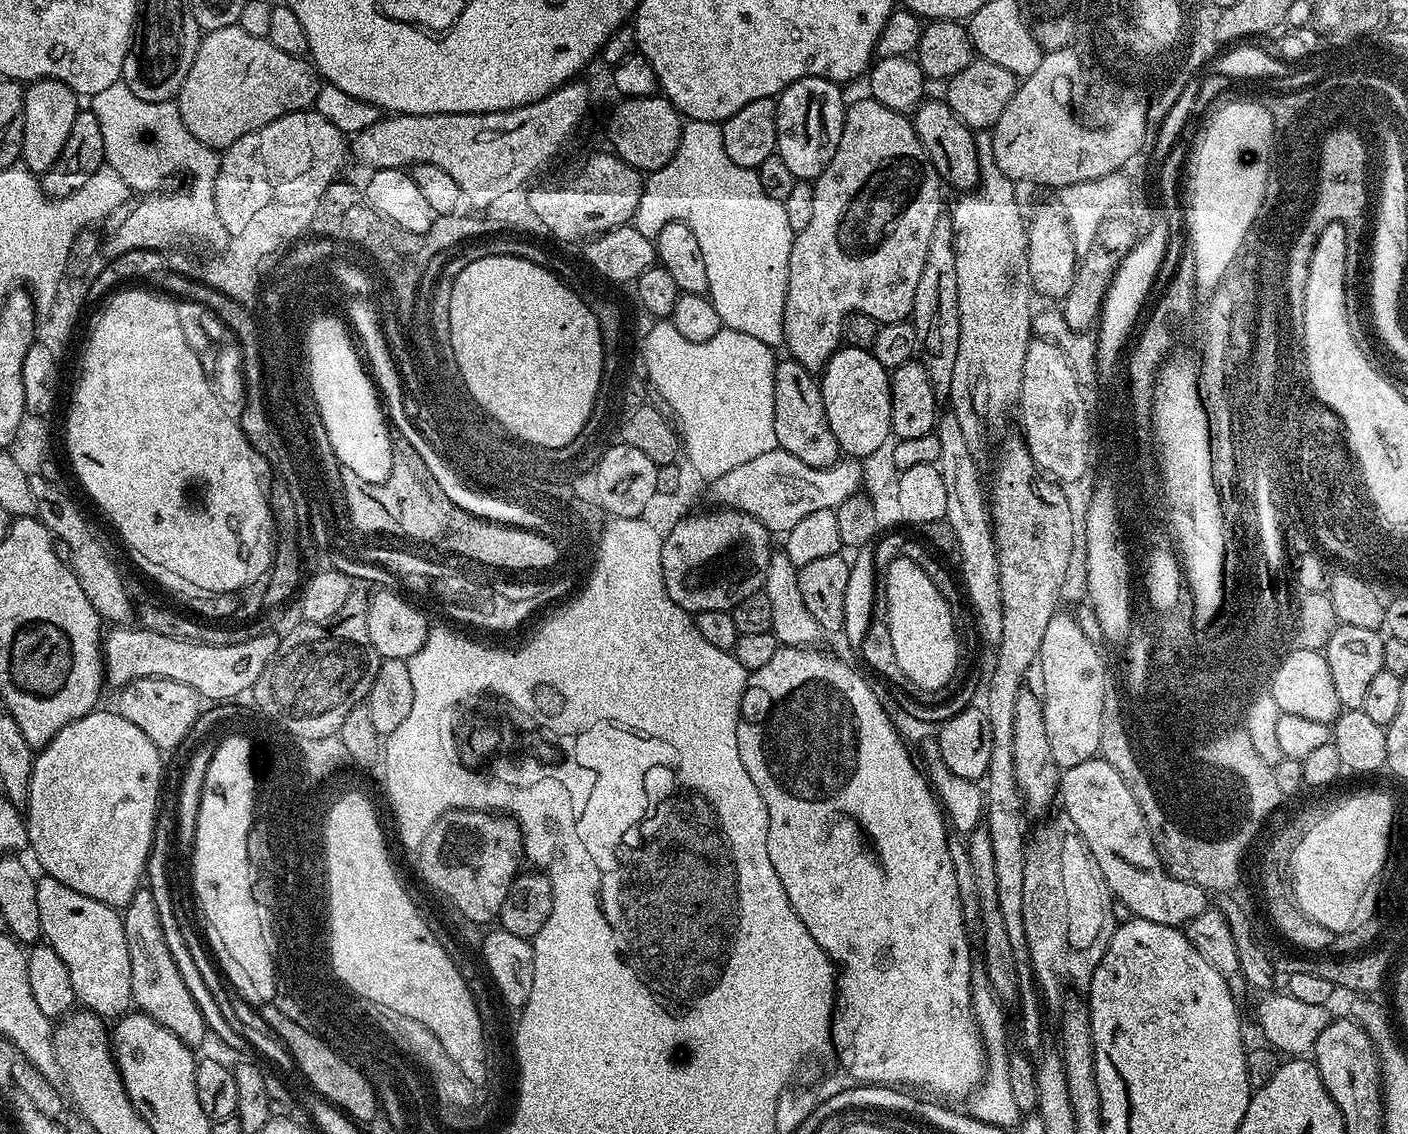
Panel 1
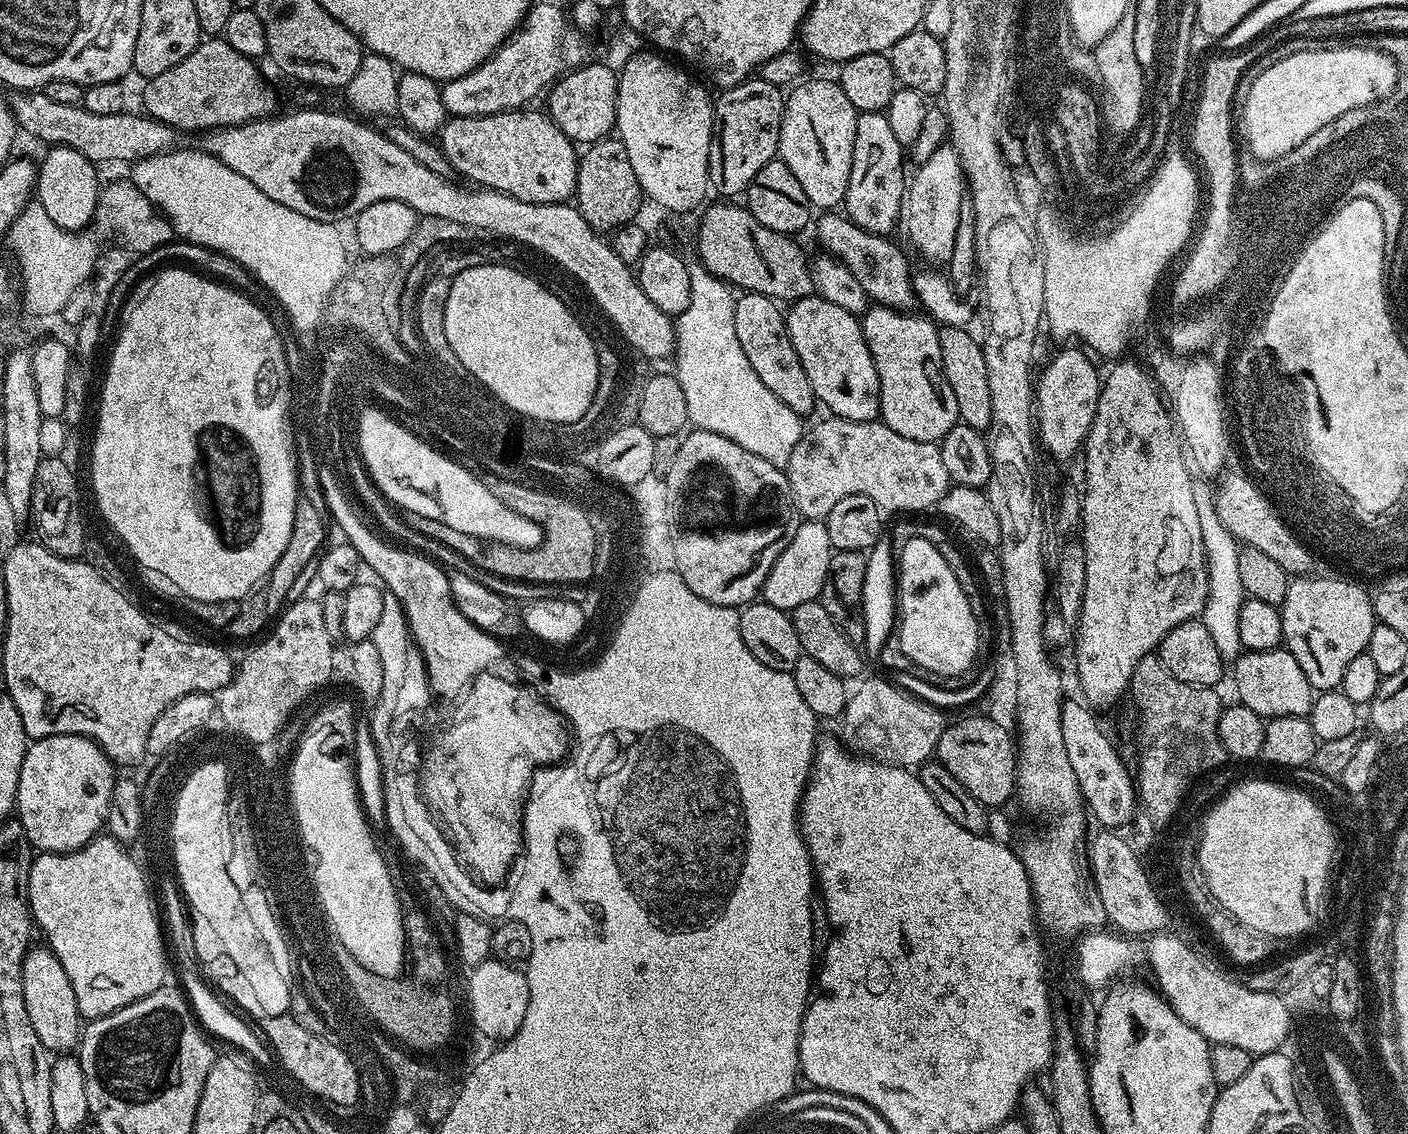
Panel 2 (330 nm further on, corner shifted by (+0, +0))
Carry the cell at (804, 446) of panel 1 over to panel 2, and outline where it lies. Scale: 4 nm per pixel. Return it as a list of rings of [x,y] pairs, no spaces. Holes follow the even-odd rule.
[[[757,292],[737,295],[734,330],[738,333],[742,351],[746,353],[746,358],[750,358],[750,366],[754,366],[754,374],[762,378],[762,386],[766,386],[777,398],[786,402],[790,410],[804,418],[812,407],[817,407],[818,401],[814,386],[810,386],[810,378],[806,378],[806,370],[802,370],[802,362],[798,362],[798,350],[794,350],[794,342],[790,342],[788,322],[780,308],[777,301]]]

